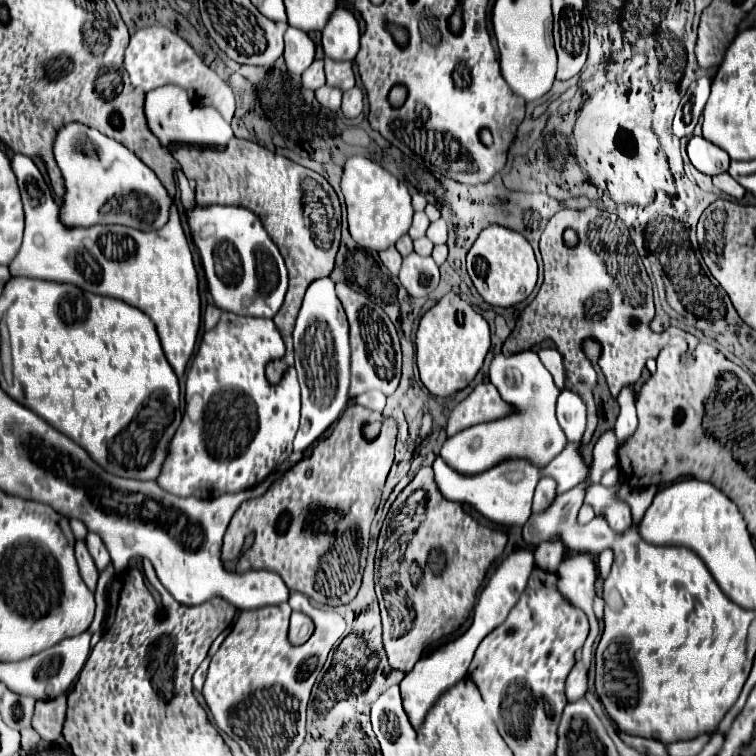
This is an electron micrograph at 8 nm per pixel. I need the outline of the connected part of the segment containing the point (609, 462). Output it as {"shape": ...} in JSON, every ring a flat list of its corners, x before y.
{"shape":[[605,430,593,448,593,470,589,482,599,482,601,476,617,464,617,436,613,430]]}

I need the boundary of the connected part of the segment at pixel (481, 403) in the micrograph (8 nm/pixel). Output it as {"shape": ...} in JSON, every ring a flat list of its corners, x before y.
{"shape":[[483,382,453,408,447,424,447,434,453,436,469,426,501,418,509,412,511,408,501,400,497,388,491,382]]}

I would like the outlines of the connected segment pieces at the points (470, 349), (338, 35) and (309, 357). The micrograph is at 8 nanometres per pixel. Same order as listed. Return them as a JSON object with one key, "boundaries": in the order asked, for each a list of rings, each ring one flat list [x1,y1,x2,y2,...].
{"boundaries":[[[449,292,421,316,415,346,417,346,417,368,423,386,433,396,447,398,463,390,481,370,485,354,491,346,491,332,487,320,481,314,477,314,455,292]],[[337,8,331,16,329,22,323,28,323,50,325,56,333,60,353,60,357,50,359,50,359,24,355,16,345,10]],[[331,278,315,280,303,298,293,340,295,340,295,368,301,384,301,426,295,436,295,450,303,452,313,444,345,410,349,398,349,324]]]}

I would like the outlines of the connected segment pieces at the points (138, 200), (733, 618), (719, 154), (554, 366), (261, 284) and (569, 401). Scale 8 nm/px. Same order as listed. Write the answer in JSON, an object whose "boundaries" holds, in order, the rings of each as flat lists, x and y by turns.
{"boundaries":[[[67,124,63,130,59,130,53,152,67,186,65,202,61,206,63,224,123,224,149,232,163,228,167,222,173,198,169,198,155,172,149,170,123,144,83,124]],[[585,482,577,484,569,492,559,494,545,512,533,514,523,526,523,540,537,546,549,540,549,536,559,534,563,544,571,550,599,554,605,548,613,548,615,552,611,572,603,580,603,634,595,650,595,690,601,704,621,732,655,738,663,744,691,740,713,732,725,712,737,702,749,676,751,662,747,660,745,640,755,612,743,610,731,602,721,592,703,560,689,548,653,546,643,542,637,532,615,534,599,514,589,524,579,526,575,516,583,504,585,486]],[[693,136,687,142,687,154,689,154,691,164,707,176,715,176,715,174,729,170,727,152,717,148,715,144,707,142,703,136]],[[553,348,549,350,539,350,539,358,543,360,545,368,551,368,551,374,555,378,555,384,563,390,563,380,565,380,565,368,563,368,563,360,561,354]],[[197,206,191,212,191,226,195,230,195,244,203,258,209,290,217,306,241,316,273,318,287,292,287,268,261,220,239,206]],[[563,390,557,398,557,420,569,442,581,442,585,432,585,404,571,392]]]}

